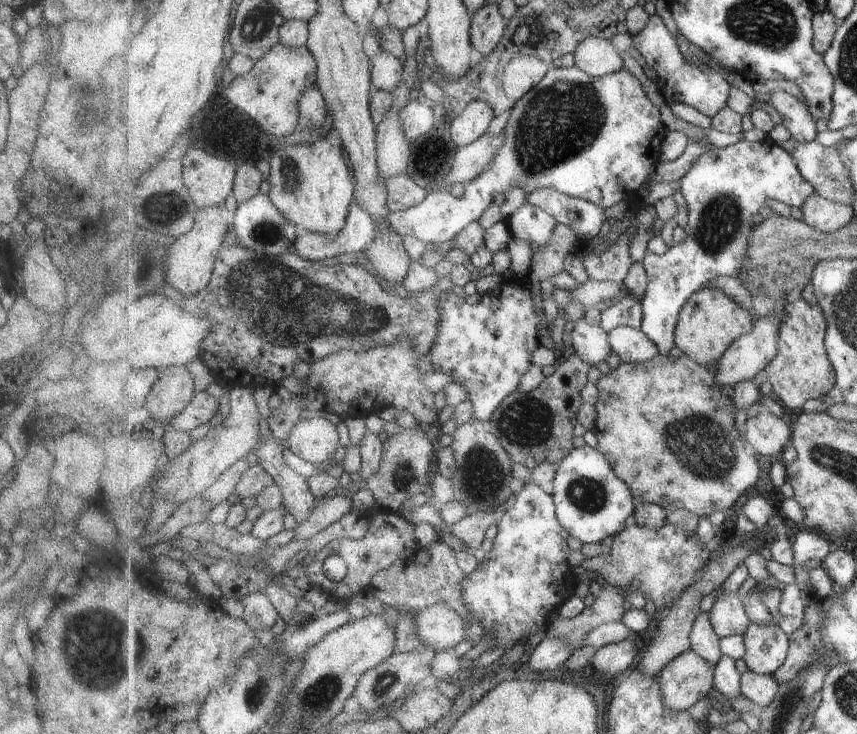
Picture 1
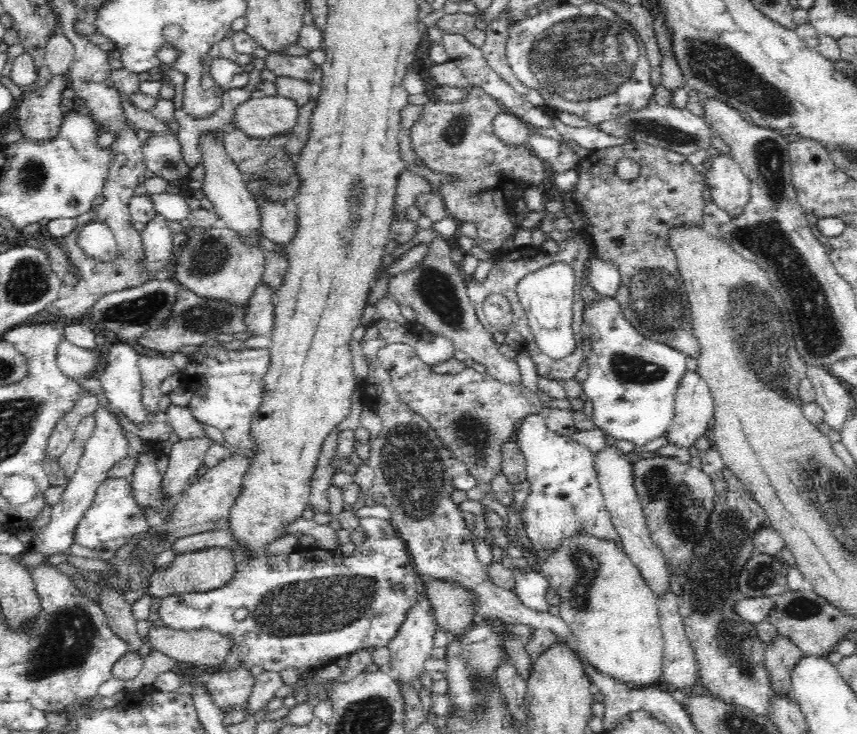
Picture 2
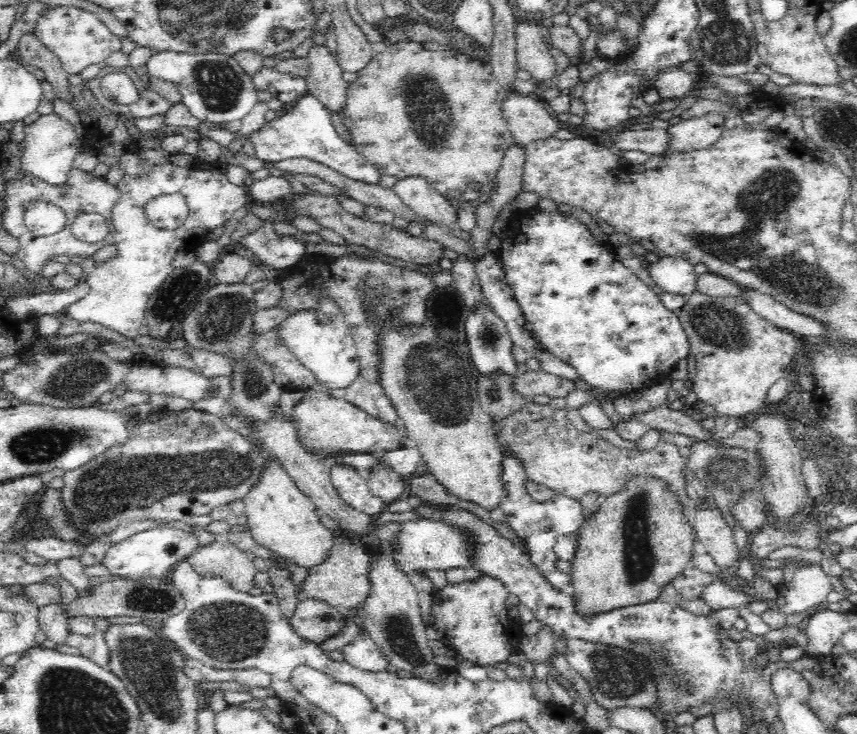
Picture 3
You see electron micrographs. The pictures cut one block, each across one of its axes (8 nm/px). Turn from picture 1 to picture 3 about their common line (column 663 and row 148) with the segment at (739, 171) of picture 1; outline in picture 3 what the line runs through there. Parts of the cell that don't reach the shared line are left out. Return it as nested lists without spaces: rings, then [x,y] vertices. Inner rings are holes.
[[[310,94],[299,98],[296,104],[284,109],[279,116],[264,123],[260,129],[252,131],[249,140],[253,143],[255,156],[267,163],[304,157],[320,162],[352,180],[379,184],[381,179],[379,171],[366,161],[366,157],[336,133],[326,107]]]

